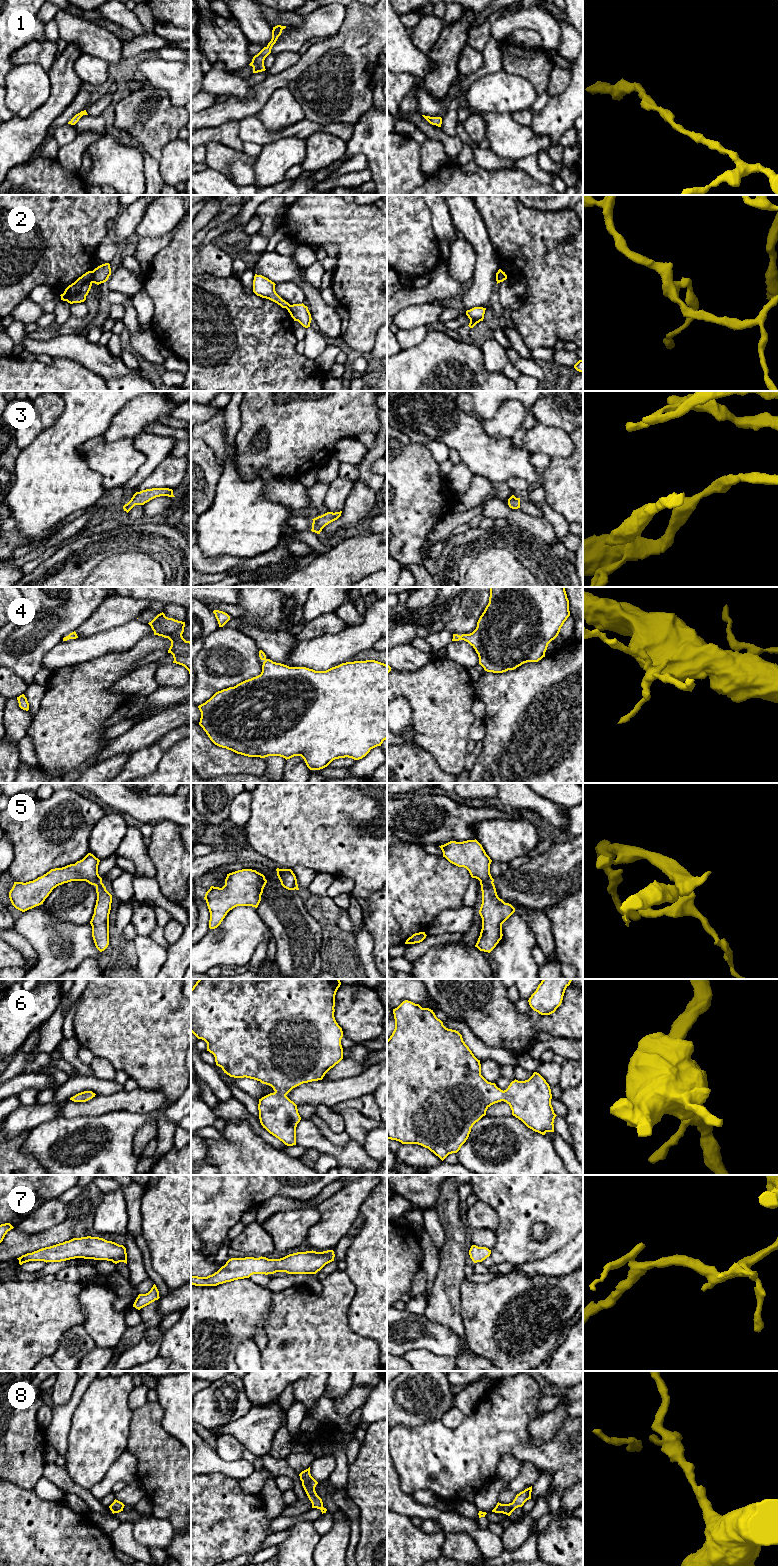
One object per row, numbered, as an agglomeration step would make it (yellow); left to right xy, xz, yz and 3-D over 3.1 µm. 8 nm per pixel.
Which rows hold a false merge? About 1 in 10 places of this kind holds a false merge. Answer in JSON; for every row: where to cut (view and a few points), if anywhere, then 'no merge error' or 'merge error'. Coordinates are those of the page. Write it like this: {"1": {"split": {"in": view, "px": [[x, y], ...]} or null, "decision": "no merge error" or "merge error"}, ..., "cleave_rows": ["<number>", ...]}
{"1": {"split": null, "decision": "no merge error"}, "2": {"split": {"in": "xy", "px": [[91, 271], [92, 282]]}, "decision": "merge error"}, "3": {"split": null, "decision": "no merge error"}, "4": {"split": null, "decision": "no merge error"}, "5": {"split": null, "decision": "no merge error"}, "6": {"split": null, "decision": "no merge error"}, "7": {"split": null, "decision": "no merge error"}, "8": {"split": null, "decision": "no merge error"}, "cleave_rows": ["2"]}

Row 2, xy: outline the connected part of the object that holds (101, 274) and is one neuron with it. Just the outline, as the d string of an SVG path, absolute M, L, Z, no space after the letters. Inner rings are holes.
M109 263L102 264L95 268L93 271L92 283L97 285L104 283L111 275L111 268Z

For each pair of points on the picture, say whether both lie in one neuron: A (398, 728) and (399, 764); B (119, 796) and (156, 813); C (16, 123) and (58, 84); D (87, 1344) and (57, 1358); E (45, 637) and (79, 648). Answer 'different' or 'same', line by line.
A: different
B: same
C: same
D: same
E: different

